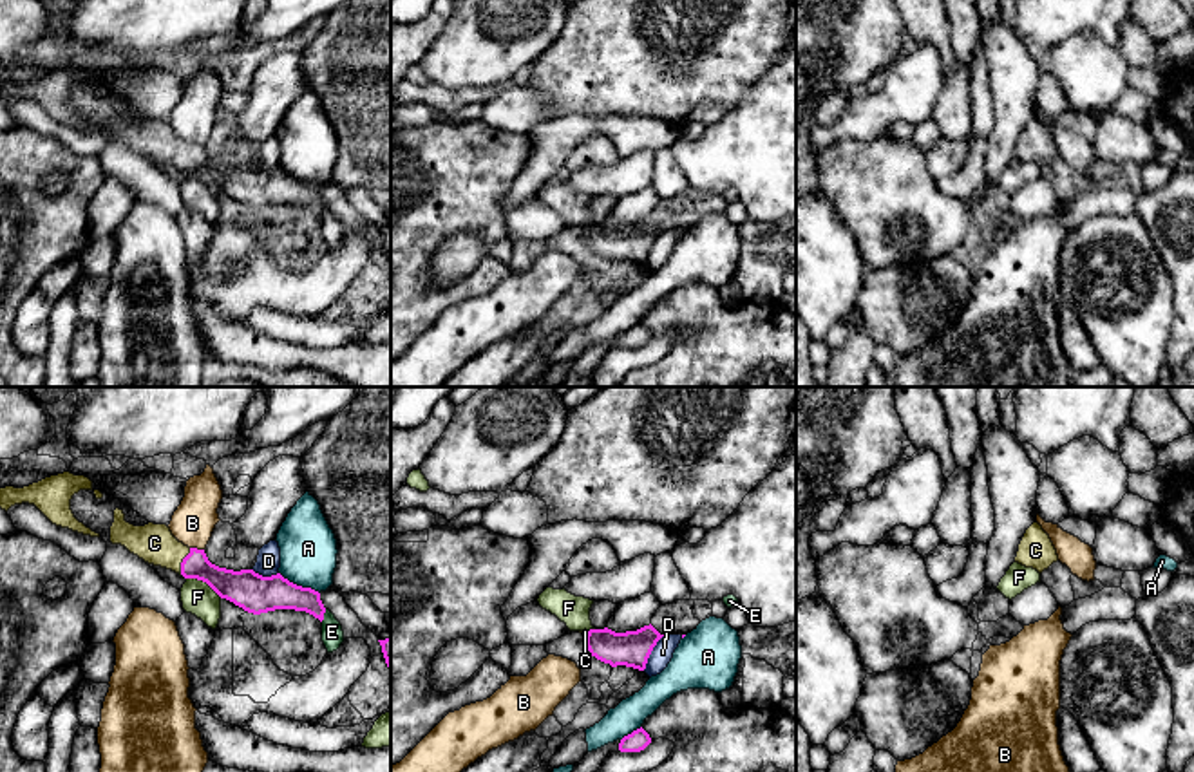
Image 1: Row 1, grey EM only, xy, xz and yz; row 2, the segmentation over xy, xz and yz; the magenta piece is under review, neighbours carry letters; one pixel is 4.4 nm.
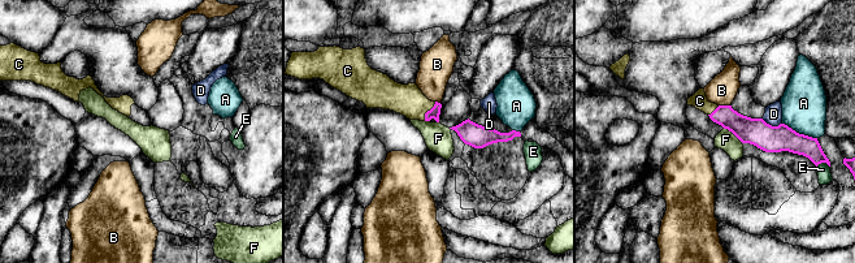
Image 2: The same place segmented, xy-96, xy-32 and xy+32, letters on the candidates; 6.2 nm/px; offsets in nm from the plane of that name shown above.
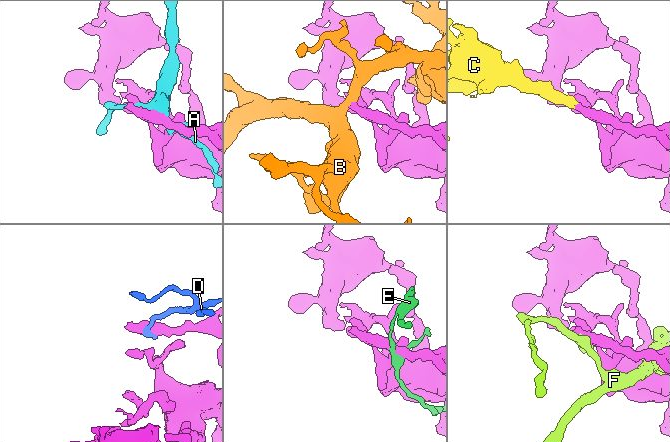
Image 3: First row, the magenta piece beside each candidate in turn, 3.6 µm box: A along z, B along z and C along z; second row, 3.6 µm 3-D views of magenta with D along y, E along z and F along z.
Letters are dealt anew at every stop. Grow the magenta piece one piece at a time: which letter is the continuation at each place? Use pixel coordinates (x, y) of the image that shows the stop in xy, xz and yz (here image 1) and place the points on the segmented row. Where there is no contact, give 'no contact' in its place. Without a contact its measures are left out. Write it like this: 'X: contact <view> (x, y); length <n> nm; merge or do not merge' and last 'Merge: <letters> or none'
A: contact xy (299, 586); length 200 nm; do not merge
B: contact xy (196, 548); length 70 nm; do not merge
C: contact xy (183, 561); length 130 nm; merge
D: contact xz (650, 653); length 190 nm; do not merge
E: contact xy (322, 615); length 60 nm; do not merge
F: contact xy (205, 581); length 180 nm; do not merge
Merge: C

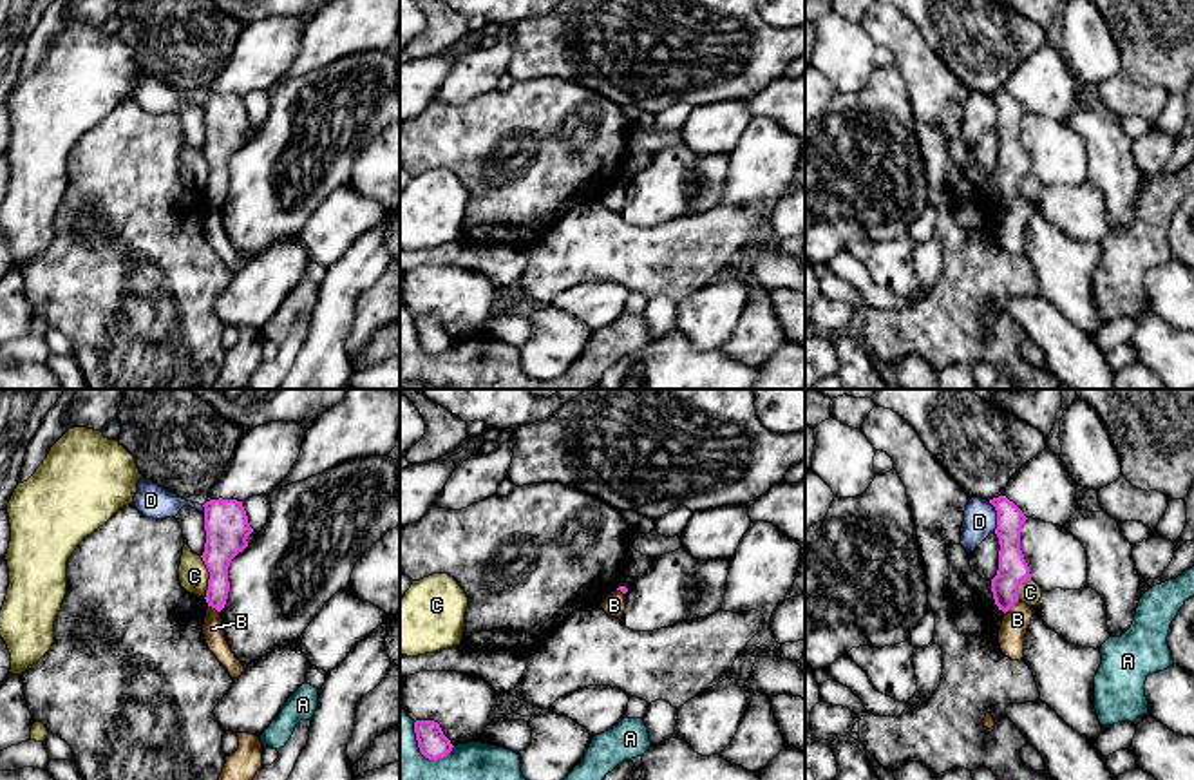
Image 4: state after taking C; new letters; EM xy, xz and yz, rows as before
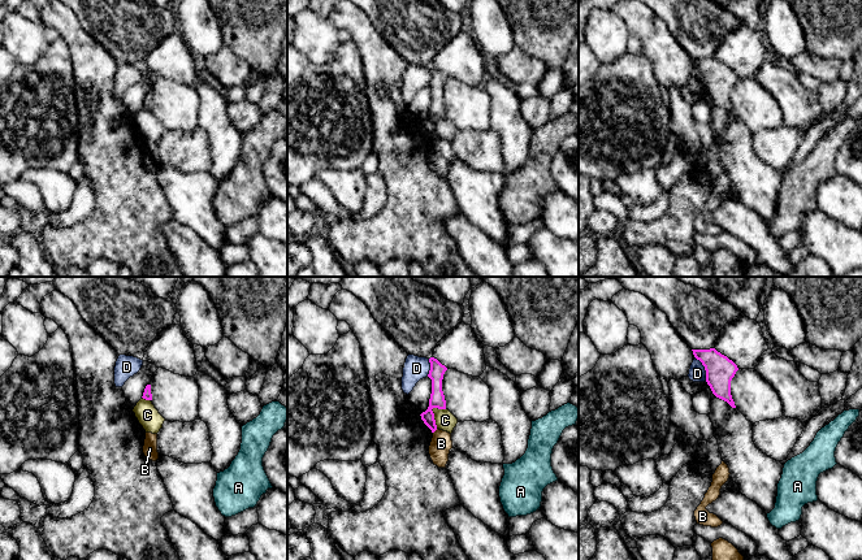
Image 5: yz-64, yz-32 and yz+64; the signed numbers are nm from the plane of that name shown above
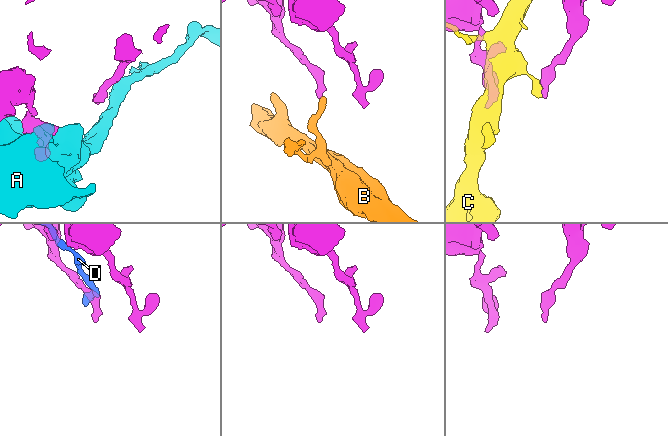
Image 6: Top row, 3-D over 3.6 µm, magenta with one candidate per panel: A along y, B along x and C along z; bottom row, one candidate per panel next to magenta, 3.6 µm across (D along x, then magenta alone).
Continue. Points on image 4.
A: contact xz (422, 753); length 220 nm; do not merge
B: contact yz (1012, 605); length 90 nm; do not merge
C: contact xy (210, 578); length 190 nm; do not merge
D: contact yz (997, 516); length 140 nm; do not merge
Merge: none

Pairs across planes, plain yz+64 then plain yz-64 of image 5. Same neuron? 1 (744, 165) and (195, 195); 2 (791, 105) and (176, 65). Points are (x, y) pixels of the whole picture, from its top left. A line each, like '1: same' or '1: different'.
1: same
2: different

